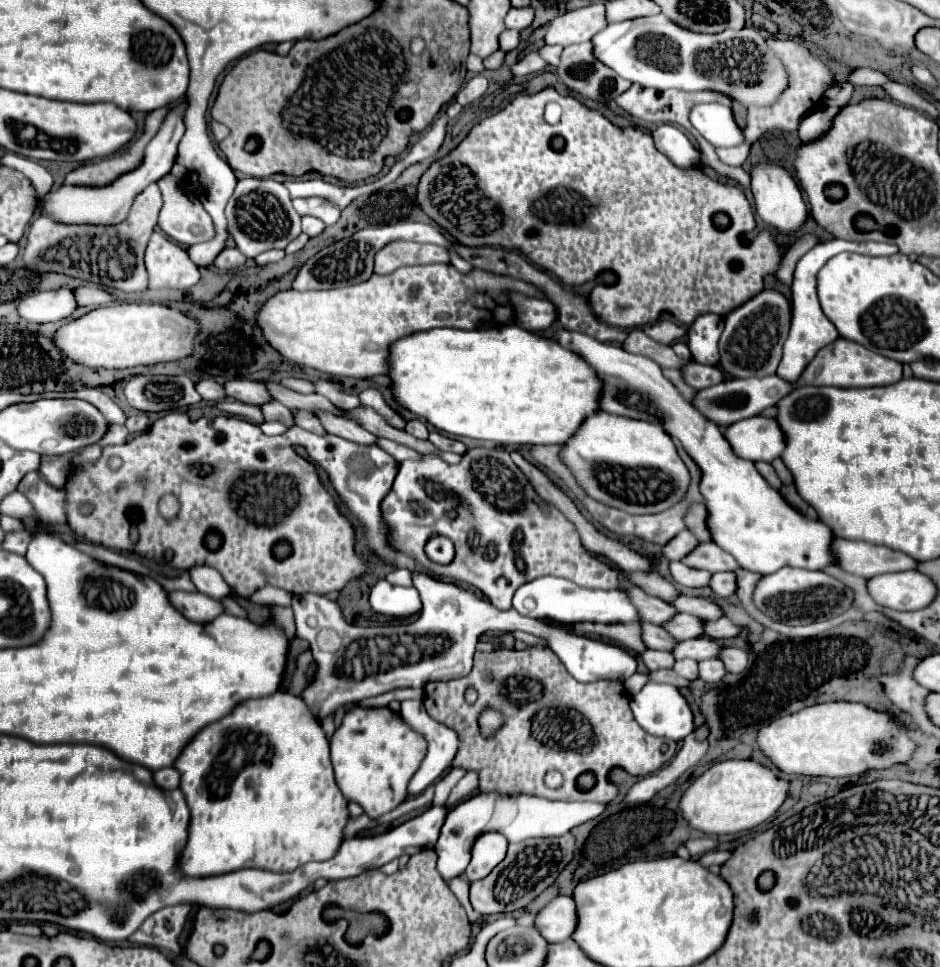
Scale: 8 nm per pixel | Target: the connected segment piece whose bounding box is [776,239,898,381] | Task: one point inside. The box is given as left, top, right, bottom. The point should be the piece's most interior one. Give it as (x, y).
(811, 329)

